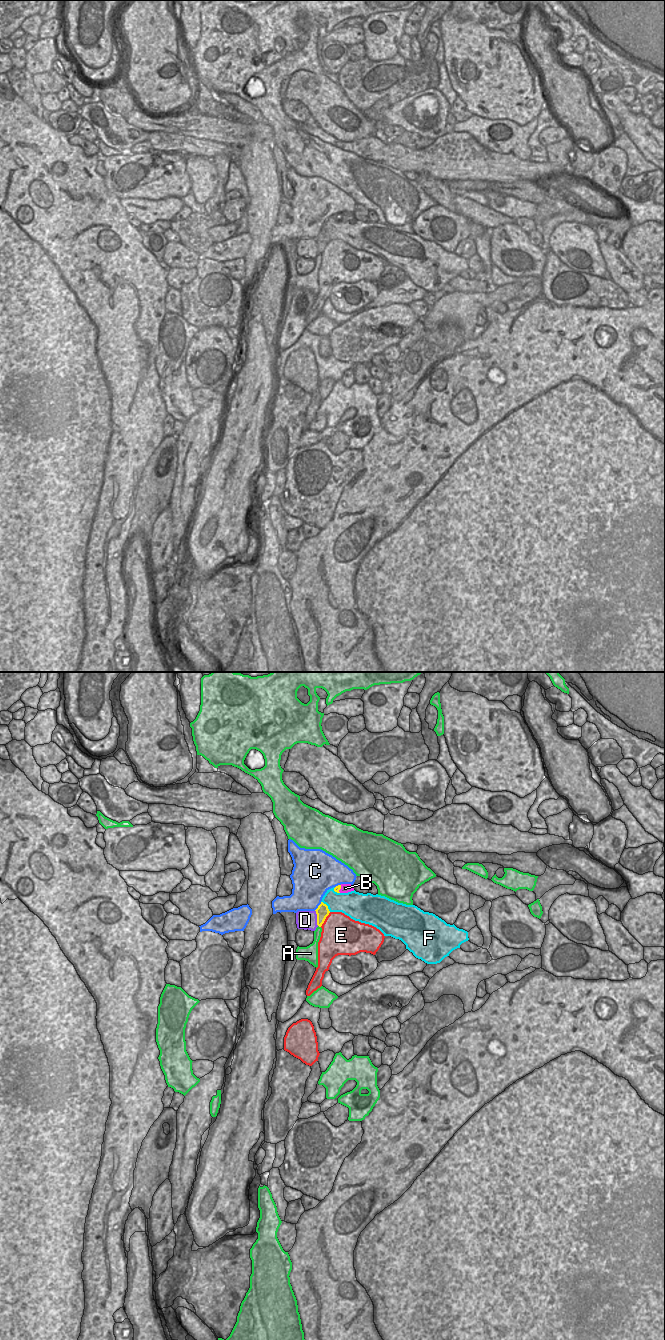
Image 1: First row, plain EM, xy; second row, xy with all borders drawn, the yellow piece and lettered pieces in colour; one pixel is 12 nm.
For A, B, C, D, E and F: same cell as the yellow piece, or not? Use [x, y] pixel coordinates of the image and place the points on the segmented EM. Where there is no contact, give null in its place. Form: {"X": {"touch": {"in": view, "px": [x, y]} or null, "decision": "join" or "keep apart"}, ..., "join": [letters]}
{"A": {"touch": {"in": "xy", "px": [319, 926]}, "decision": "keep apart"}, "B": {"touch": {"in": "xy", "px": [340, 888]}, "decision": "join"}, "C": {"touch": {"in": "xy", "px": [318, 906]}, "decision": "keep apart"}, "D": {"touch": {"in": "xy", "px": [317, 918]}, "decision": "keep apart"}, "E": {"touch": {"in": "xy", "px": [325, 918]}, "decision": "keep apart"}, "F": {"touch": {"in": "xy", "px": [327, 906]}, "decision": "keep apart"}, "join": ["B"]}

